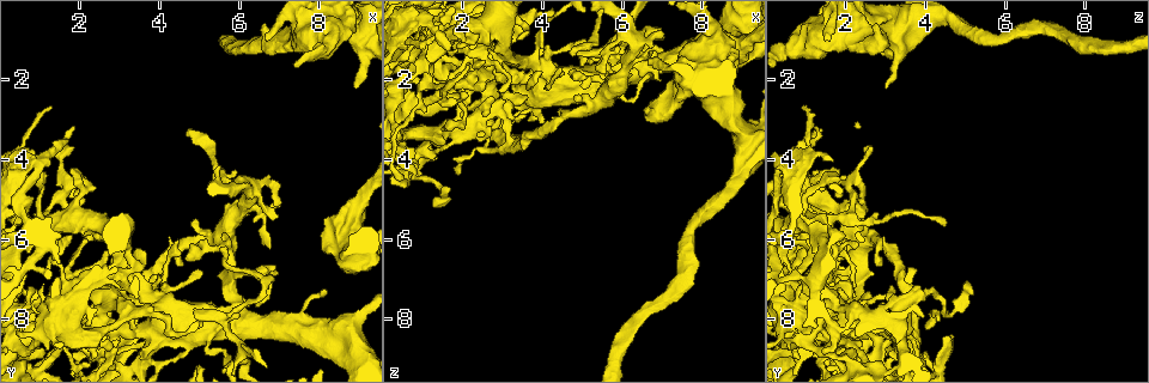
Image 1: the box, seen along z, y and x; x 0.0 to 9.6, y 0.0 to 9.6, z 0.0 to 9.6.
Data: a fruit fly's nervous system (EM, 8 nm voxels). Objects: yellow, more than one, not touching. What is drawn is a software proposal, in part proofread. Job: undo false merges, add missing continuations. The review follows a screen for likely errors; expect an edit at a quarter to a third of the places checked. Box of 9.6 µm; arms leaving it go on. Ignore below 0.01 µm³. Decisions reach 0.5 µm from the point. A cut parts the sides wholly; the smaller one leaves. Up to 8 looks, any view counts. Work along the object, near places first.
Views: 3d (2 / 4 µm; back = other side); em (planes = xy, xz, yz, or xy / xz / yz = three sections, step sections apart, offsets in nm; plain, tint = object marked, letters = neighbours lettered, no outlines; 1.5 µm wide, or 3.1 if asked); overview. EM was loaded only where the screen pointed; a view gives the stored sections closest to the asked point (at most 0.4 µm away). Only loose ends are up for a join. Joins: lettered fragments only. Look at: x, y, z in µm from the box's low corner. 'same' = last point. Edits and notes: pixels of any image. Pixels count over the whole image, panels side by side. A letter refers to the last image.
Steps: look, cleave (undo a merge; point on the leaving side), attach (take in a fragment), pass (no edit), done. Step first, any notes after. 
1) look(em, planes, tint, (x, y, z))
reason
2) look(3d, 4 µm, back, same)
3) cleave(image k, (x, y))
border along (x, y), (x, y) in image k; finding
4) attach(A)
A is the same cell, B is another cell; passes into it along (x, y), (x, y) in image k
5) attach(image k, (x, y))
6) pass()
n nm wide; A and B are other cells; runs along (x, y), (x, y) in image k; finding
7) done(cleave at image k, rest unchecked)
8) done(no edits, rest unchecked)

look(em, yz, step 8, letters, (2.35, 5.90, 1.40))
abrupt turn

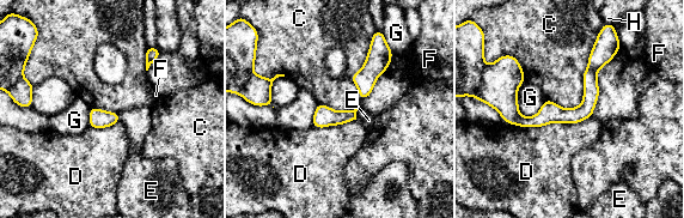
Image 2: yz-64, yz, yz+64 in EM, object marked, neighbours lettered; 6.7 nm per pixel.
look(em, planes, letters, same)
cut it another way

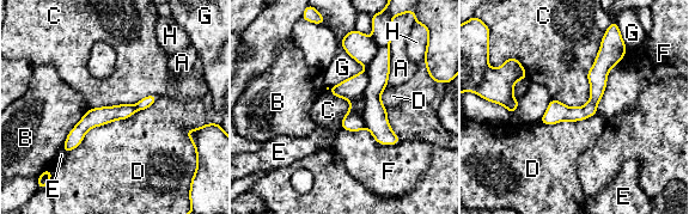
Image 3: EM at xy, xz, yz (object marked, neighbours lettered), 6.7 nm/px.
pass()
A, B, C, D, E, F, G and H are other cells; border along (607, 29), (590, 99), (552, 99) in image 3; one neuron here

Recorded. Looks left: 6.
look(em, planes, letters, (3.95, 6.95, 0.70))
thin end

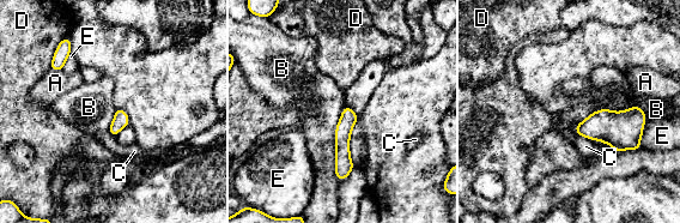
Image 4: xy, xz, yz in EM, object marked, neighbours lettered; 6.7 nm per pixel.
pass()
A, B, C, D and E are other cells; runs along (347, 110), (340, 176) in image 4; none of them fits

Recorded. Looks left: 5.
look(em, xy, step 4, letters, (2.40, 8.30, 2.05))
narrows sharply

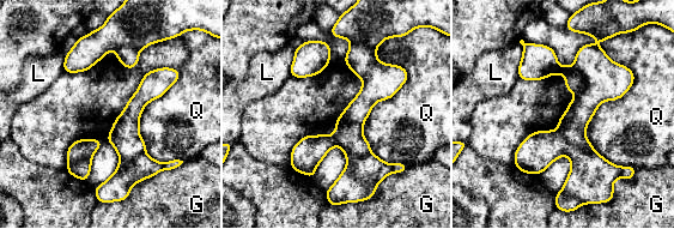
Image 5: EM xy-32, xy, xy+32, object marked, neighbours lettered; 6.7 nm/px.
pass()
70 nm wide; Q touches over 1050 nm; G, L and Q are other cells; one neuron here

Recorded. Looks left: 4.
done(no edits, rest unchecked)

